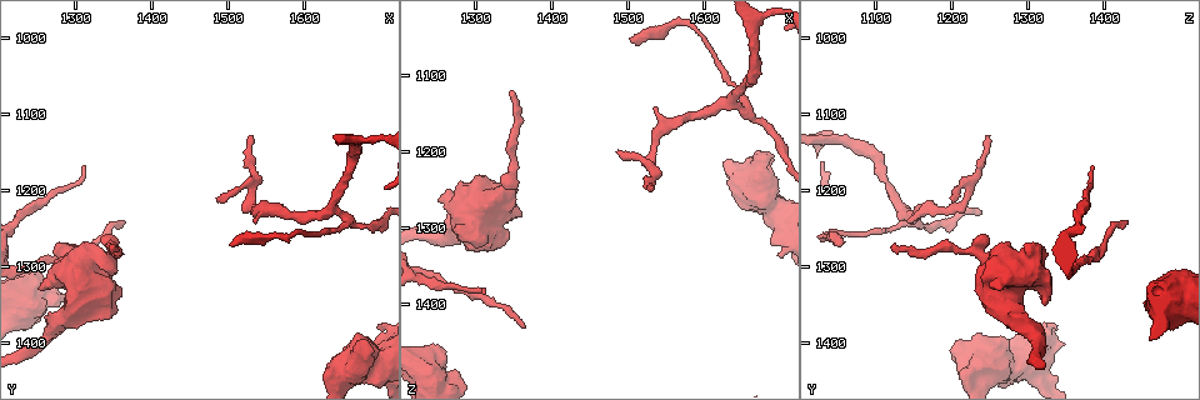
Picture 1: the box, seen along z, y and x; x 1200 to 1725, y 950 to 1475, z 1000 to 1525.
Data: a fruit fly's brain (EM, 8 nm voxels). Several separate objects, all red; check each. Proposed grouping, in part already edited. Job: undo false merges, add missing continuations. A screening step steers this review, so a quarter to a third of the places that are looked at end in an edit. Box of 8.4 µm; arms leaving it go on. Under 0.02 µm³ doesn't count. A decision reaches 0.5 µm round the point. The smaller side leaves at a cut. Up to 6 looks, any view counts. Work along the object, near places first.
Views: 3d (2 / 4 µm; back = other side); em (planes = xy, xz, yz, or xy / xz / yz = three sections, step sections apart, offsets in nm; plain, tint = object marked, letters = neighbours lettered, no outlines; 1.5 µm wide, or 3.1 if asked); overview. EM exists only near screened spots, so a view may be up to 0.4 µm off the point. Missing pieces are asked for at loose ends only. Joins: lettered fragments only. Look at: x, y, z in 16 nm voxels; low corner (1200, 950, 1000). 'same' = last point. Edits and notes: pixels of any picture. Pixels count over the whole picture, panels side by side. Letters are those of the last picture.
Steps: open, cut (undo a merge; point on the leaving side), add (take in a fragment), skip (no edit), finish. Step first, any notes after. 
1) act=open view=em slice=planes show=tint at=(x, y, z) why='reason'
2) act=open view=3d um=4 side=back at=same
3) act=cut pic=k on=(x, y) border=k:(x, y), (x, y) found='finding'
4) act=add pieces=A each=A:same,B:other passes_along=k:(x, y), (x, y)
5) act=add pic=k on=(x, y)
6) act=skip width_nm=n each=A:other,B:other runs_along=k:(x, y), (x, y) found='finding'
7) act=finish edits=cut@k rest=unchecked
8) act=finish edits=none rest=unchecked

act=open view=3d um=4 at=(1690, 1410, 1205) why='branch stops here'

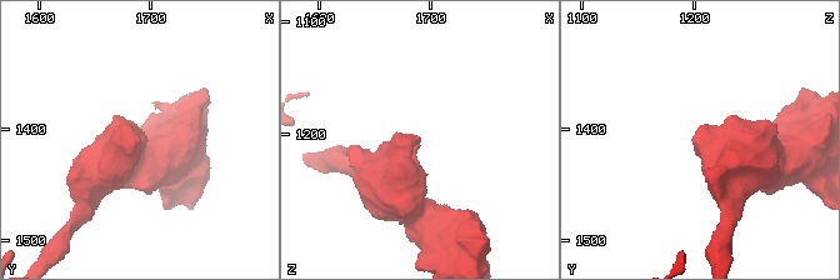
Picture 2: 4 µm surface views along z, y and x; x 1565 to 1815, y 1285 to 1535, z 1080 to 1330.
act=open view=em slice=xz step=4 show=plain at=(1692, 1412, 1202)

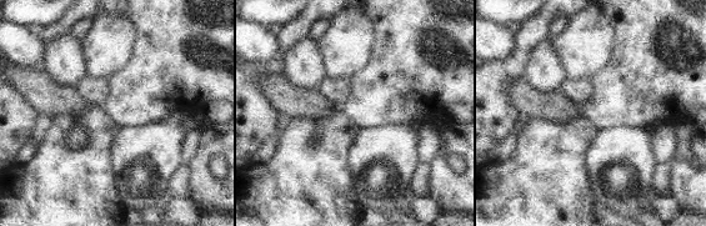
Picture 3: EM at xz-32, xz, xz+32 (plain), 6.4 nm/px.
act=open view=em slice=xz step=4 show=letters at=same why='what lies round it'

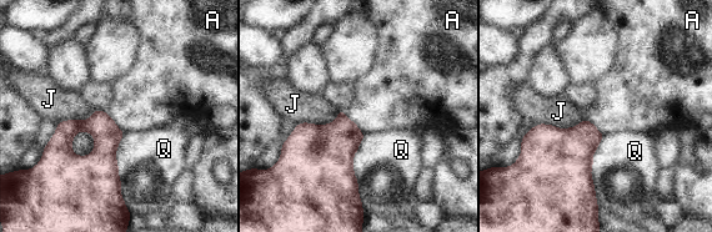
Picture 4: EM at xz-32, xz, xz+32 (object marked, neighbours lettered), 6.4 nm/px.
act=skip each=A:other,J:other,Q:other border=4:(344, 111), (365, 134) found='no lettered fragment goes on from it'

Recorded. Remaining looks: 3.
act=open view=em slice=planes show=letters at=(1365, 1240, 1435) why='an open end'

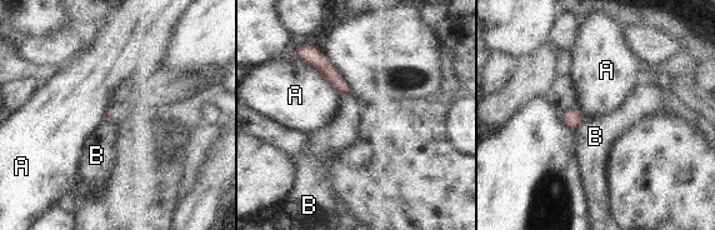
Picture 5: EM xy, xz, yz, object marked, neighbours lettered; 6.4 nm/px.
act=skip each=A:other,B:other border=5:(339, 94), (350, 95) found='no lettered fragment goes on from it'

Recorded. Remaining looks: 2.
act=open view=em slice=planes show=letters at=(1345, 1275, 1120) why='free end'

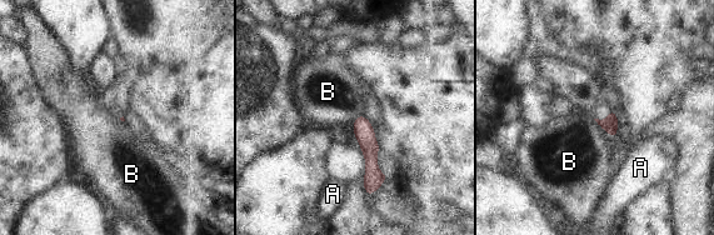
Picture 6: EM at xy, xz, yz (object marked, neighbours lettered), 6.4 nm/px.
act=skip each=A:other,B:other found='none of them fits'

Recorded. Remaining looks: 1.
act=finish edits=none rest=unchecked

